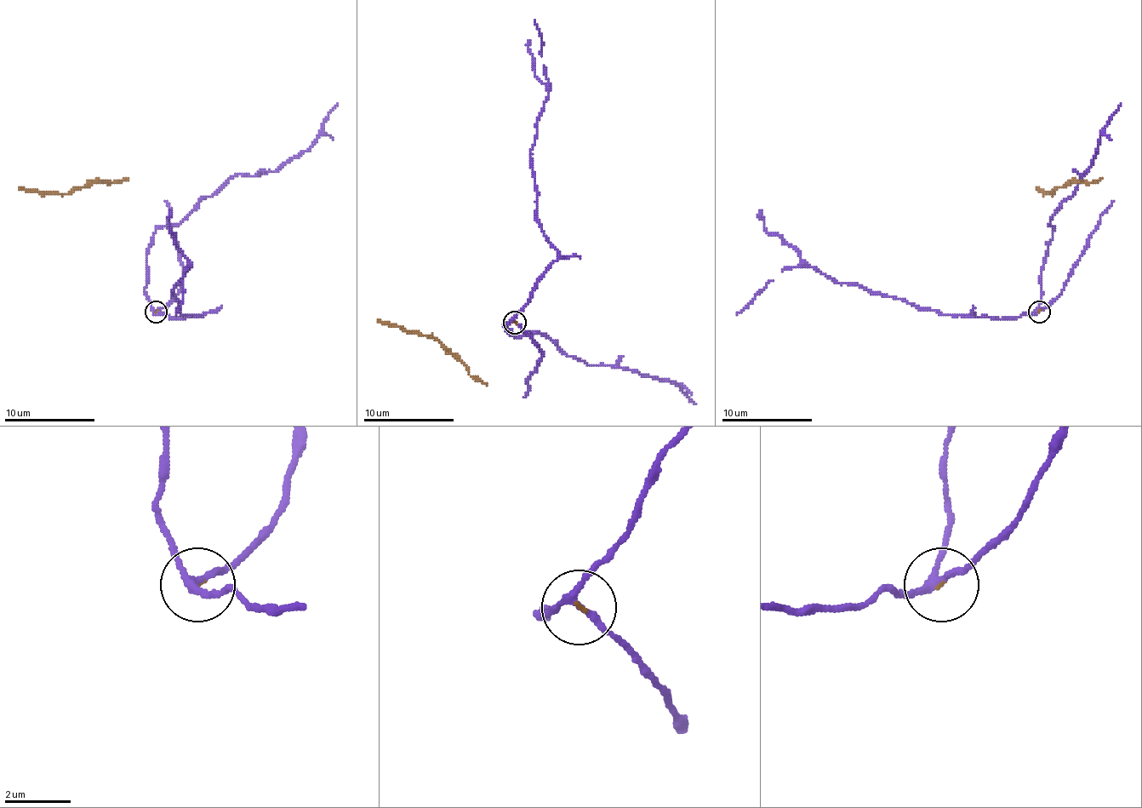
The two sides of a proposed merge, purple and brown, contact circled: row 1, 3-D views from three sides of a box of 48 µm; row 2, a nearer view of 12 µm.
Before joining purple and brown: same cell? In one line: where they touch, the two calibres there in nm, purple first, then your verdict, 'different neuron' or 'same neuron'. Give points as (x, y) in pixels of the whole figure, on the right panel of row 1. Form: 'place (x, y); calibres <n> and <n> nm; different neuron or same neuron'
place (1039, 312); calibres 190 and 60 nm; same neuron

